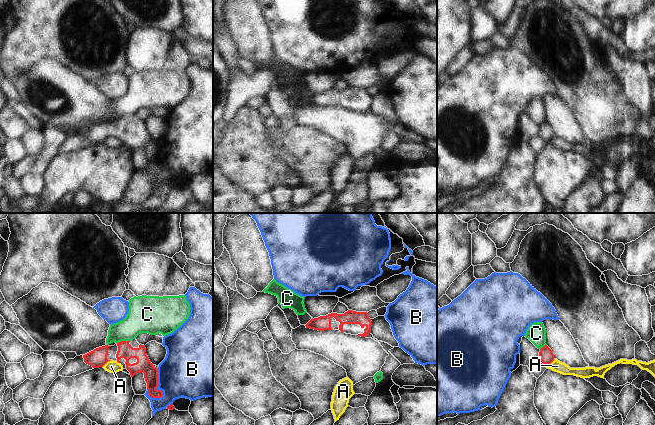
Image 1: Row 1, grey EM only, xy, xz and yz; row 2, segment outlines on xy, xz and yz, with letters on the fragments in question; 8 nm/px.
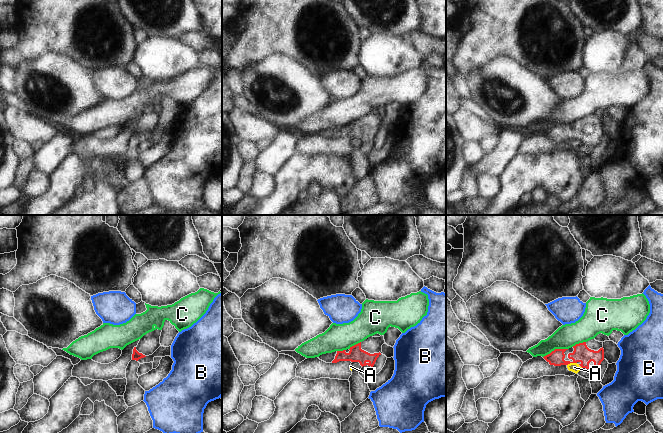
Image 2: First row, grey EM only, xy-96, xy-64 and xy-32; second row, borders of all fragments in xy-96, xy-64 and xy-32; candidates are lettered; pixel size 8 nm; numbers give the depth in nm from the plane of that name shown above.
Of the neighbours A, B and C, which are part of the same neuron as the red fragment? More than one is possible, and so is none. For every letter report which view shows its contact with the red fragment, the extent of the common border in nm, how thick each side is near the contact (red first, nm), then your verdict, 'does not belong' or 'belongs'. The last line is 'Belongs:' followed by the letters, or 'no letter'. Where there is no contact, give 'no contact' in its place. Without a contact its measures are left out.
A: meets red in yz; contact 90 nm long; 120 nm thick on the red side, 90 nm on the other; does not belong
B: meets red in xy; contact 260 nm long; 120 nm thick on the red side, 380 nm on the other; does not belong
C: meets red in xy; contact 110 nm long; 120 nm thick on the red side, 260 nm on the other; does not belong
Belongs: no letter

